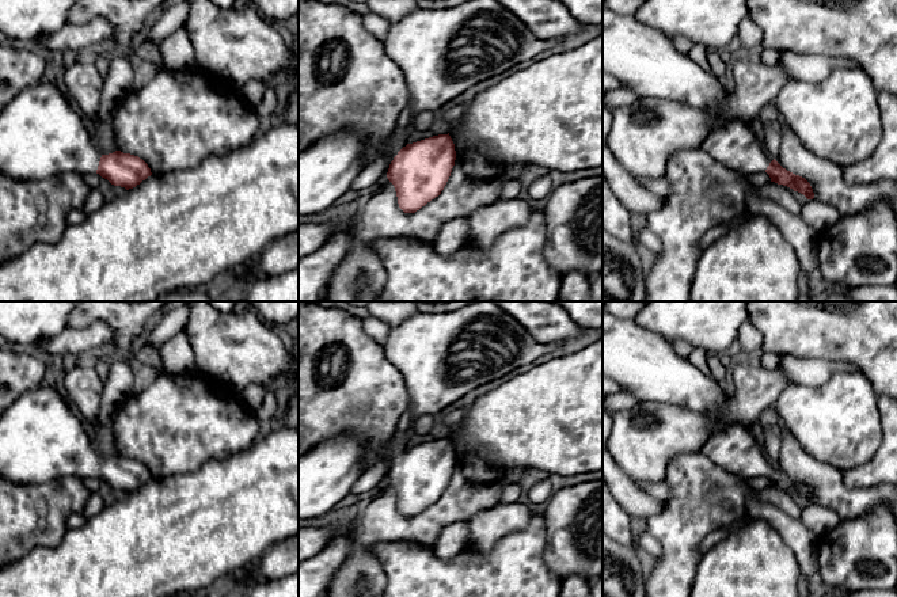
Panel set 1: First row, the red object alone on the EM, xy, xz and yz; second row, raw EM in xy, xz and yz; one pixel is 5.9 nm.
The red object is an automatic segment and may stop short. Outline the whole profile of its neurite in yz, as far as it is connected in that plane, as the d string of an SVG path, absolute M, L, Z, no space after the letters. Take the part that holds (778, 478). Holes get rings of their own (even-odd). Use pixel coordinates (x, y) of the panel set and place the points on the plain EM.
M741 423L718 426L702 452L736 476L750 479L765 475L771 486L787 490L807 503L814 502L813 493L805 482L787 475L764 455L763 445L757 444L750 426Z

